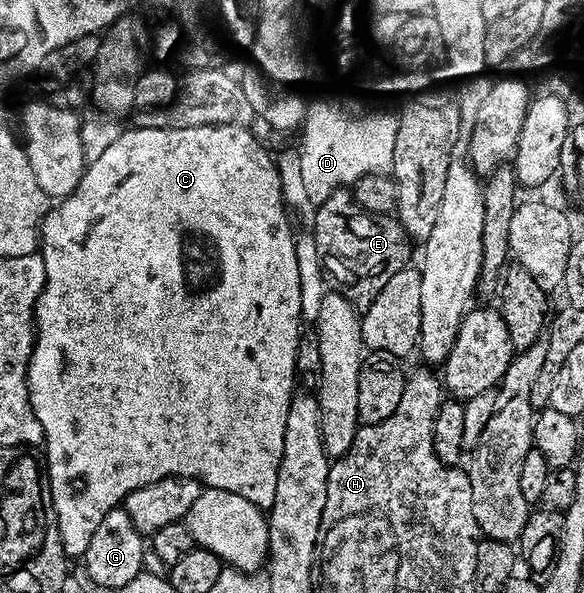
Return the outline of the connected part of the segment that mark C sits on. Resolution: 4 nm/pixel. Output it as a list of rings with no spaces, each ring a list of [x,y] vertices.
[[[241,123],[232,125],[196,125],[195,127],[183,127],[182,129],[143,129],[130,127],[125,130],[99,159],[88,162],[81,181],[75,187],[70,197],[60,198],[45,214],[41,224],[41,244],[39,252],[45,264],[45,286],[37,300],[35,310],[35,340],[33,354],[29,360],[29,398],[31,407],[43,423],[45,439],[44,464],[47,466],[49,482],[51,483],[51,499],[55,503],[55,515],[59,519],[59,535],[63,539],[66,558],[84,558],[87,551],[87,543],[91,543],[91,535],[95,535],[95,527],[103,523],[103,515],[107,511],[118,508],[124,502],[125,497],[131,491],[139,487],[147,487],[151,483],[159,483],[159,479],[168,477],[194,477],[202,486],[210,489],[222,489],[231,491],[235,495],[243,495],[251,503],[255,503],[264,510],[270,509],[275,503],[275,483],[279,479],[279,463],[283,459],[283,439],[287,431],[287,411],[295,392],[293,379],[298,376],[296,369],[297,344],[299,344],[303,332],[303,318],[301,315],[301,292],[299,291],[299,259],[297,258],[297,241],[293,237],[293,229],[289,226],[290,210],[285,204],[285,195],[281,190],[281,179],[277,170],[274,154],[268,153],[261,146],[261,141],[255,134]]]

